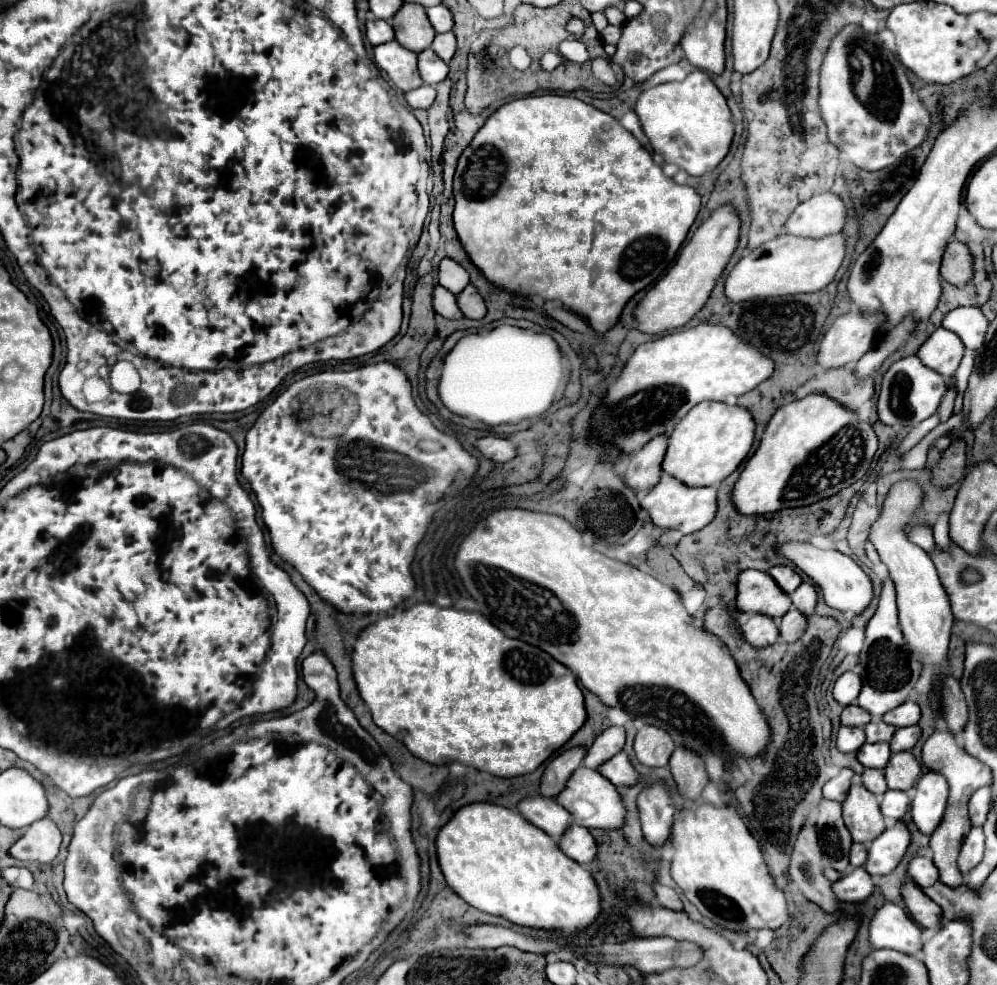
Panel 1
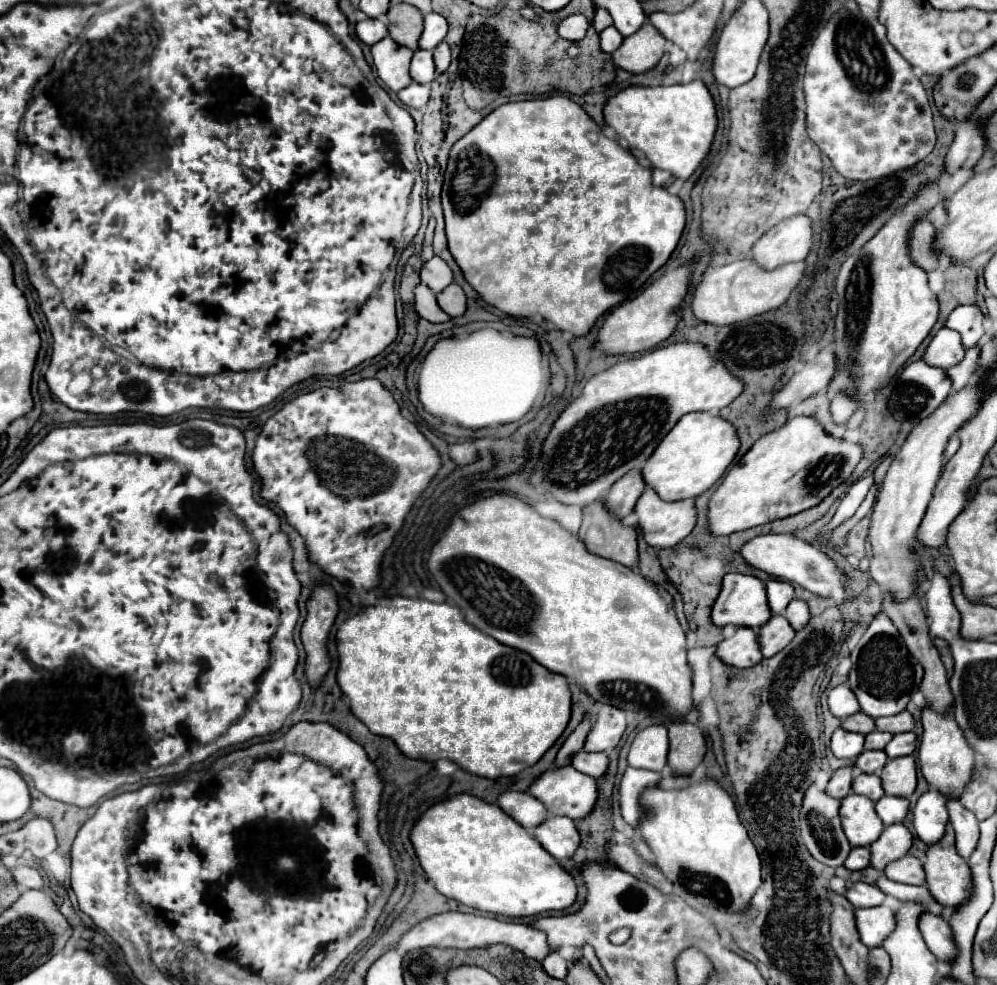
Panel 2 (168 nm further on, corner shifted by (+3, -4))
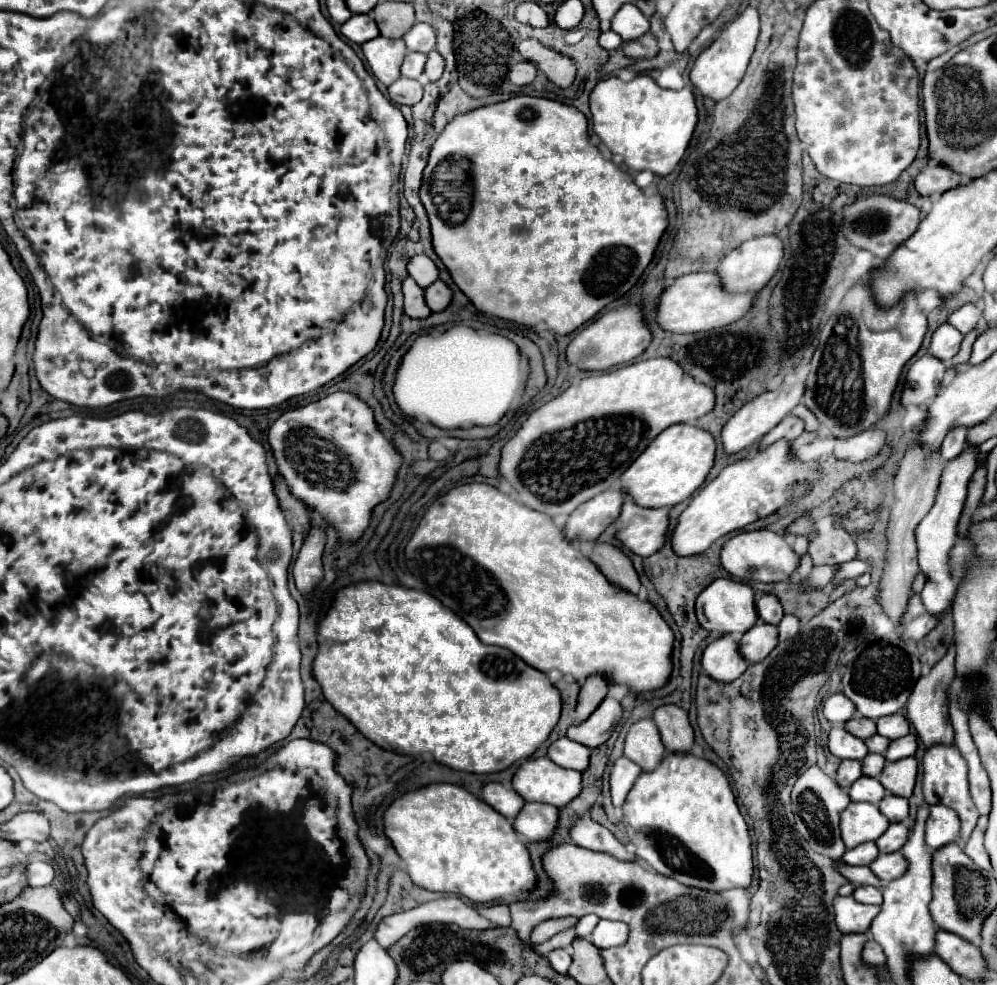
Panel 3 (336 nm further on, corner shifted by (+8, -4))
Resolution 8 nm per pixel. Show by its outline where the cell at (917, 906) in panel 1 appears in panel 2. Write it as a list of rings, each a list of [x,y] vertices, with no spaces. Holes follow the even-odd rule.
[[[924,913],[920,917],[920,931],[928,949],[944,963],[952,963],[958,955],[958,945],[954,943],[954,933],[942,915]]]

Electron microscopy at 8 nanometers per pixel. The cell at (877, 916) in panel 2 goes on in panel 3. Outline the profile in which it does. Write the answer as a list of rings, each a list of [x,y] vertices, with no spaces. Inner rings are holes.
[[[837,897],[833,905],[835,905],[835,923],[843,935],[867,933],[871,921],[881,911],[877,905],[863,905],[851,897]]]

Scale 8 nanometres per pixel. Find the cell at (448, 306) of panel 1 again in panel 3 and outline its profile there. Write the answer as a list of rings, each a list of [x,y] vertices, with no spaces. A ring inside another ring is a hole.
[[[411,277],[403,281],[403,295],[405,295],[405,313],[409,317],[425,319],[433,313],[425,303],[425,291]]]

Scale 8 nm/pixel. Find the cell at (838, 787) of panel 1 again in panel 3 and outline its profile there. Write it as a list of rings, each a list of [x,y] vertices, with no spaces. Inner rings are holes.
[[[845,759],[845,761],[841,761],[841,765],[839,765],[839,769],[837,769],[835,783],[837,783],[841,789],[849,789],[859,777],[861,777],[861,761]]]

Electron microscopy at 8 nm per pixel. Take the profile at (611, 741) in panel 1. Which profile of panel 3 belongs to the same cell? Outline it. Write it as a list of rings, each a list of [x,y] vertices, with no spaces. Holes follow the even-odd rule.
[[[605,697],[603,703],[597,707],[597,711],[585,723],[571,725],[567,729],[567,737],[589,749],[595,749],[611,737],[613,727],[619,723],[621,715],[623,715],[621,703],[613,697]]]

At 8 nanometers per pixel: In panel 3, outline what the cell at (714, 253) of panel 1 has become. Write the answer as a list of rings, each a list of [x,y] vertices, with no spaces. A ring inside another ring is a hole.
[[[633,303],[633,305],[621,305],[617,309],[611,309],[597,317],[593,323],[589,323],[577,337],[569,343],[567,347],[567,361],[577,365],[579,369],[609,369],[613,365],[629,363],[637,359],[651,343],[651,331],[645,323],[643,315],[643,305]]]

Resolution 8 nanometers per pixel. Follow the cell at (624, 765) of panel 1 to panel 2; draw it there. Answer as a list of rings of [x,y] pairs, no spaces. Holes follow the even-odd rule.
[[[582,749],[574,755],[572,767],[576,767],[580,773],[586,773],[590,777],[600,777],[608,769],[608,757],[606,753],[586,753]]]

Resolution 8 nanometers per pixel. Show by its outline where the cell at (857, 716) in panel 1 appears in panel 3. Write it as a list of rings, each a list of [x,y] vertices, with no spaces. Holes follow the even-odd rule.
[[[865,717],[849,719],[849,721],[845,723],[845,729],[847,729],[851,735],[859,737],[859,739],[867,739],[867,737],[871,737],[871,735],[877,733],[877,731],[875,731],[875,721],[865,719]]]

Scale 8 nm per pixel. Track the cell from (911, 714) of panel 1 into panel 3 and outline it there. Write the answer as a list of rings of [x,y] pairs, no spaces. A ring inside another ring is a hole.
[[[895,713],[891,717],[881,717],[875,723],[877,723],[877,733],[887,739],[899,739],[911,731],[909,721],[901,713]]]

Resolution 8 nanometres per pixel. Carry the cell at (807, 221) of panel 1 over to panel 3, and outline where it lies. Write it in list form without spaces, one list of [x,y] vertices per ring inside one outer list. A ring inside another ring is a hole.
[[[763,235],[755,237],[751,241],[741,243],[737,249],[733,249],[719,265],[717,273],[721,275],[723,283],[733,291],[759,291],[763,289],[771,277],[779,271],[779,265],[783,261],[783,241],[779,235]]]

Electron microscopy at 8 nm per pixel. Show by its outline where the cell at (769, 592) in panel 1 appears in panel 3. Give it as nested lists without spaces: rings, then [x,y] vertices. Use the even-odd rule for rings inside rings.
[[[715,579],[699,597],[697,597],[697,619],[699,625],[707,631],[719,631],[719,633],[745,633],[749,631],[759,615],[755,609],[755,593],[751,585],[733,581],[733,579]]]

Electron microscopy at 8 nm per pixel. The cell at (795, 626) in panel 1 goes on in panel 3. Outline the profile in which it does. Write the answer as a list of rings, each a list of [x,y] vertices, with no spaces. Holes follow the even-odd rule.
[[[759,621],[751,627],[739,641],[739,651],[749,663],[757,663],[765,659],[779,643],[779,631],[775,625]]]

